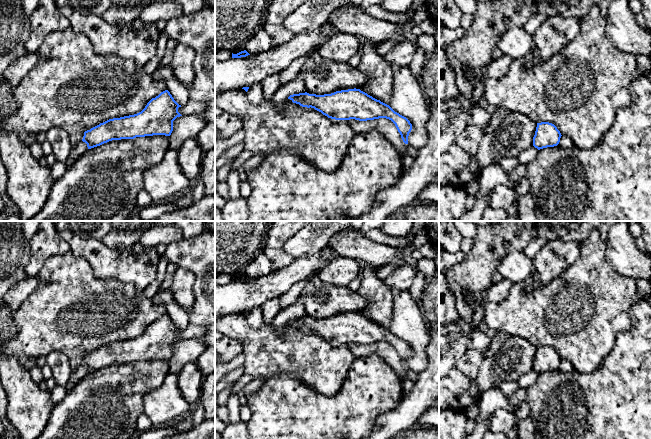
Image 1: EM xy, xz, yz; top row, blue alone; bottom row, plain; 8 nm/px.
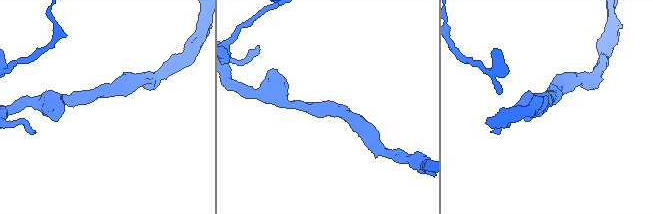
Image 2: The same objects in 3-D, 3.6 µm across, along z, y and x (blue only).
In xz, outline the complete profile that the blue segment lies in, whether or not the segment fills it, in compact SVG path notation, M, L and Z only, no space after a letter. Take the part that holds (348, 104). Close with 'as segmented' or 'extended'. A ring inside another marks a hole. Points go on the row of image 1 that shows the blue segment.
M360 89L341 90L324 95L305 92L290 95L288 99L302 107L314 108L328 118L335 120L355 119L367 121L379 118L389 119L395 124L403 142L408 144L408 136L412 130L410 121L395 112L389 105L373 98Z | as segmented

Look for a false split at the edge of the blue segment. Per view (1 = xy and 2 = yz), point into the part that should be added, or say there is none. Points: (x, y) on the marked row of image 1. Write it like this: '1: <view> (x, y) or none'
1: none
2: none

